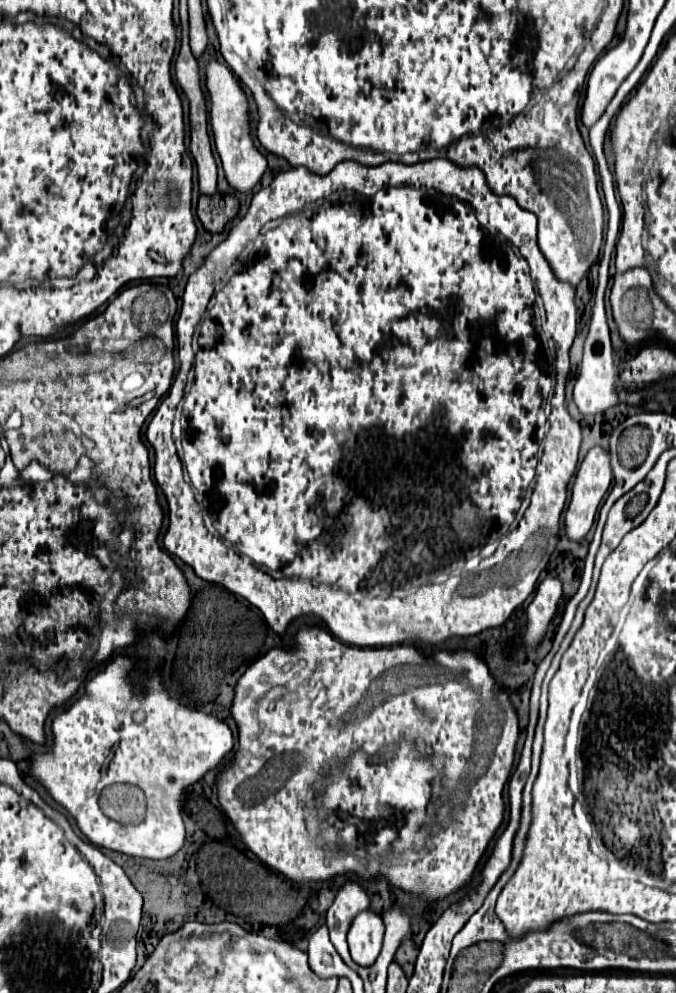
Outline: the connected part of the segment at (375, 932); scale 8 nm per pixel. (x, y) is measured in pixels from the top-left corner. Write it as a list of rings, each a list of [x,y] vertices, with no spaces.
[[[363,911],[353,919],[353,925],[349,929],[347,941],[351,949],[351,957],[357,965],[367,967],[377,961],[383,945],[383,933],[385,925],[379,915],[373,911]]]

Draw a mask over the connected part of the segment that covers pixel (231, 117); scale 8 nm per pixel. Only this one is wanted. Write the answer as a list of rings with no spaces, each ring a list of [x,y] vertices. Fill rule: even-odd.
[[[209,61],[209,65],[207,65],[207,91],[211,97],[209,117],[211,117],[215,147],[221,157],[225,177],[231,185],[231,189],[235,189],[239,193],[249,193],[261,181],[261,177],[267,169],[267,157],[253,143],[247,95],[245,95],[241,83],[231,73],[231,69],[217,61]]]

